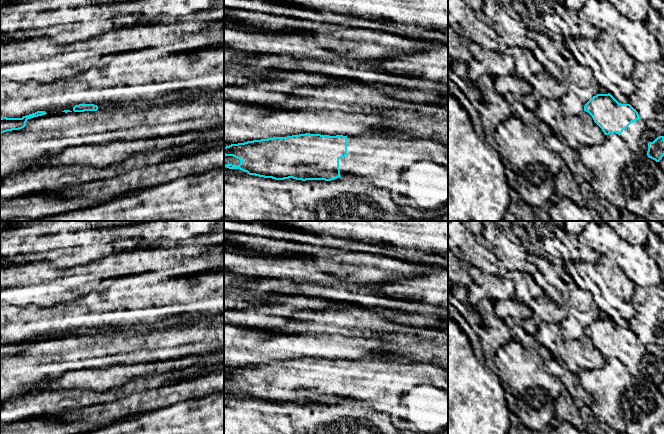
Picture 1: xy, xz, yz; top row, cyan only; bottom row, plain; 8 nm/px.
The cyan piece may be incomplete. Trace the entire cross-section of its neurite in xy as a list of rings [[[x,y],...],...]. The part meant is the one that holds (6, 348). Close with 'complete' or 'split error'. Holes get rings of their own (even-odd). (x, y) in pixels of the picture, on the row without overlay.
[[[37,335],[35,337],[23,340],[22,342],[2,341],[0,342],[0,358],[7,355],[22,353],[26,350],[26,346],[28,343],[42,340],[45,338],[47,338],[45,335]]] | complete

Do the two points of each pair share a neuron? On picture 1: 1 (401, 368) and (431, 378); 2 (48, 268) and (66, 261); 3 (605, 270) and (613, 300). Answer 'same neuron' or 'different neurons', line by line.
1: same neuron
2: different neurons
3: same neuron

